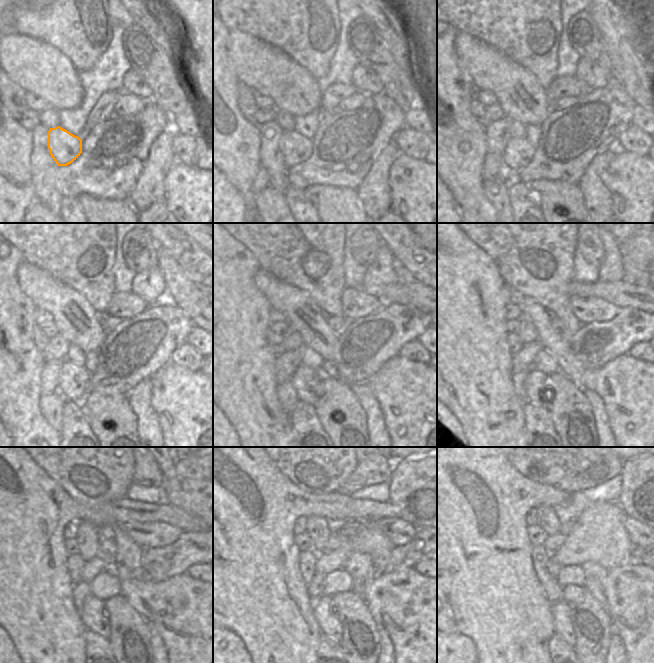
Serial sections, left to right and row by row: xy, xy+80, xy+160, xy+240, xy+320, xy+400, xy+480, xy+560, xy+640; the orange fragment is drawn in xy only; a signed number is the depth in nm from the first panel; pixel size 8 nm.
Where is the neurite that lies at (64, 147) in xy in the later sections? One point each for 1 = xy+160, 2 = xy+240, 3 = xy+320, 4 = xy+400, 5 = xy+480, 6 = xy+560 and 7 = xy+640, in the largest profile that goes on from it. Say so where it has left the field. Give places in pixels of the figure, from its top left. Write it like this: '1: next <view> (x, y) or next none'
1: next xy+160 (518, 153)
2: next xy+240 (74, 383)
3: next xy+320 (307, 382)
4: next xy+400 (535, 387)
5: next xy+480 (93, 614)
6: next xy+560 (329, 625)
7: next xy+640 (562, 623)

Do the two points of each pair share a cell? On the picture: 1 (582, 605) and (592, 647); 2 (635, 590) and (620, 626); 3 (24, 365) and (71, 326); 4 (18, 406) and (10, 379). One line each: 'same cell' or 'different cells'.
1: same cell
2: same cell
3: different cells
4: same cell

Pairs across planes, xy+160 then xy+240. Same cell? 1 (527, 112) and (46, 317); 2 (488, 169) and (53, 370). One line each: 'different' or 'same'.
1: different
2: same

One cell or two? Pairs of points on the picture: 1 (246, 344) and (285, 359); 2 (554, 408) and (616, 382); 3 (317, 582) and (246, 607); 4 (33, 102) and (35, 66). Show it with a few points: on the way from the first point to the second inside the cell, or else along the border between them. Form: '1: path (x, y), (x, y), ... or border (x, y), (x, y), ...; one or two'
1: border (275, 354), (274, 376), (276, 380); two
2: border (565, 375), (583, 390); two
3: border (307, 584), (307, 594), (313, 600); two
4: border (26, 91), (42, 98), (48, 107); two

